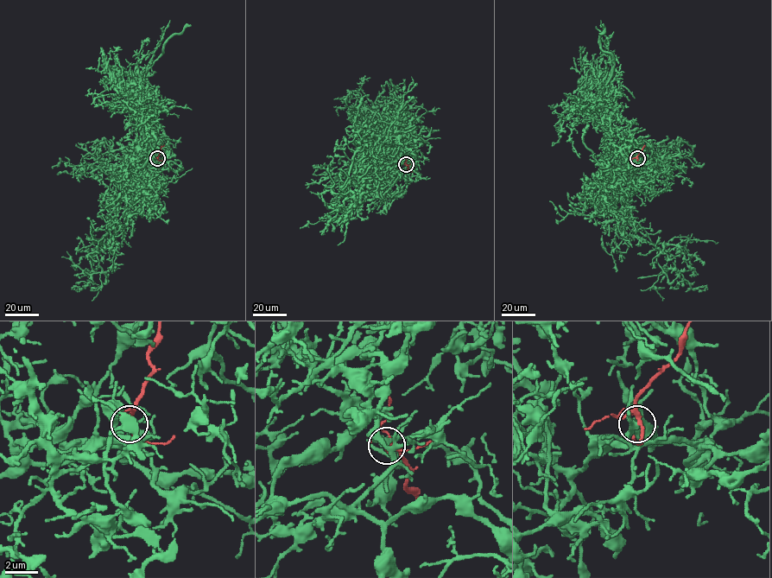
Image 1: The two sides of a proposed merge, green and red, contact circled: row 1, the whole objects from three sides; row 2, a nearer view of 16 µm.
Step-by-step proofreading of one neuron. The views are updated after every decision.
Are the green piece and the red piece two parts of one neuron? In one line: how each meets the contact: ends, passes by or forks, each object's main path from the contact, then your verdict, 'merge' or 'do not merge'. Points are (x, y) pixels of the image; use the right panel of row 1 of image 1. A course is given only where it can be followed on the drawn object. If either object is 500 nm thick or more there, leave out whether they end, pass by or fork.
green passes by | red forks | green via (637, 158), (622, 181), (621, 176), (623, 230), (664, 249), (692, 288), (707, 289) | red via (637, 158), (644, 145) | do not merge

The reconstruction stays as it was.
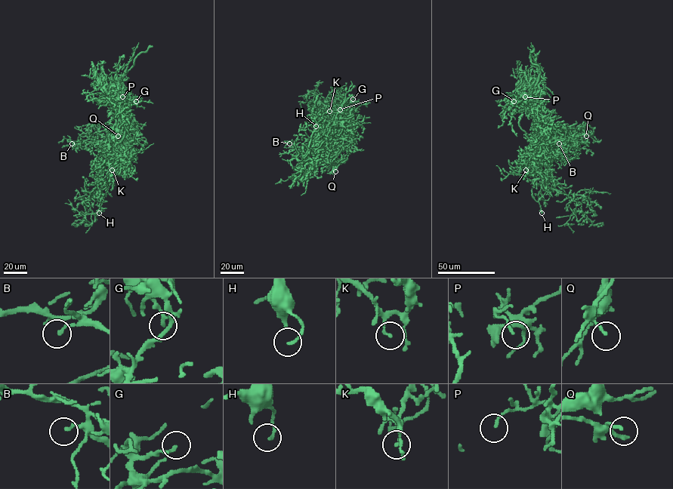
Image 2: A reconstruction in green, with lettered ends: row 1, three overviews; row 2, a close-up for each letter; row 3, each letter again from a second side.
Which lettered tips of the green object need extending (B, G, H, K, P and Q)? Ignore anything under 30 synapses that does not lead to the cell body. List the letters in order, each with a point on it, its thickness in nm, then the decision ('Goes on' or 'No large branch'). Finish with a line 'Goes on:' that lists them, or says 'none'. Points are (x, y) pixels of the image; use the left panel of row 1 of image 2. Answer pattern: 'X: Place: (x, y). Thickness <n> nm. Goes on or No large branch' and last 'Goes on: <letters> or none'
B: Place: (72, 143). Thickness 160 nm. No large branch
G: Place: (136, 101). Thickness 200 nm. No large branch
H: Place: (99, 213). Thickness 150 nm. No large branch
K: Place: (112, 170). Thickness 150 nm. No large branch
P: Place: (122, 96). Thickness 130 nm. No large branch
Q: Place: (118, 136). Thickness 150 nm. No large branch
Goes on: none

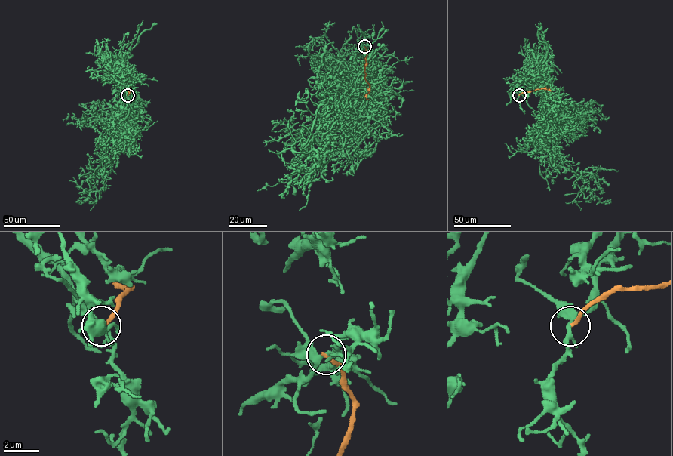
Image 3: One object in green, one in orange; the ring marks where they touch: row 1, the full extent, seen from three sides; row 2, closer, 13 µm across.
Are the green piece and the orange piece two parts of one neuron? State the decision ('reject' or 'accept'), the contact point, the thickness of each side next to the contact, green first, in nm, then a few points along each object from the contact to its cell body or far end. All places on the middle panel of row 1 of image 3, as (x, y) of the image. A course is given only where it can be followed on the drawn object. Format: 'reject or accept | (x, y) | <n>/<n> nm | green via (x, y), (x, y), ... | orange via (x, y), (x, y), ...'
reject | (364, 46) | 240/240 nm | green via (364, 46), (351, 62), (360, 88), (347, 102), (318, 108), (299, 175), (281, 198) | orange via (364, 46), (367, 51), (364, 77), (370, 86), (366, 95), (368, 99)

